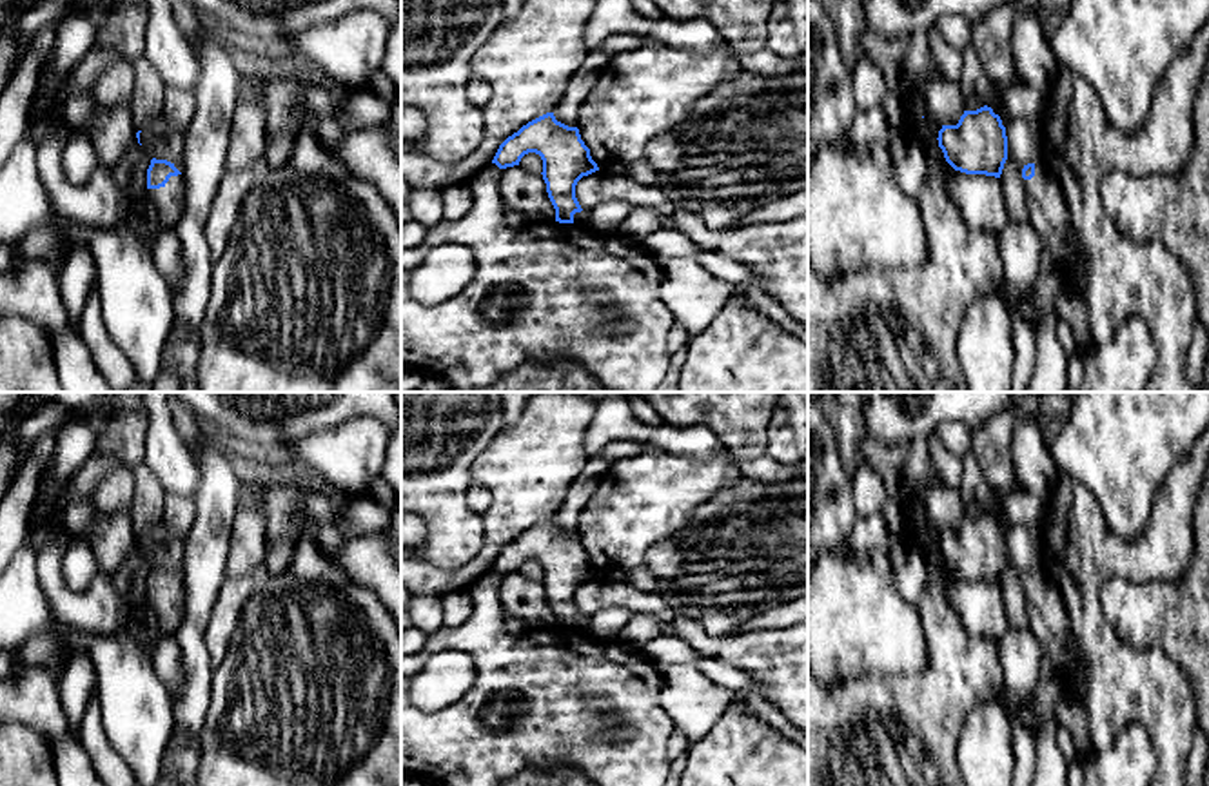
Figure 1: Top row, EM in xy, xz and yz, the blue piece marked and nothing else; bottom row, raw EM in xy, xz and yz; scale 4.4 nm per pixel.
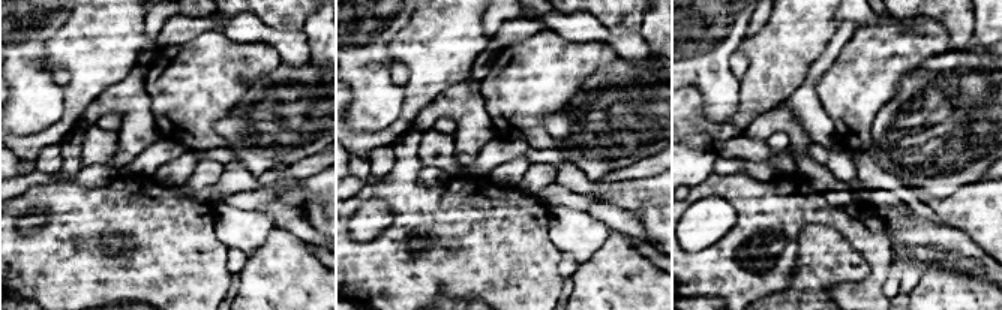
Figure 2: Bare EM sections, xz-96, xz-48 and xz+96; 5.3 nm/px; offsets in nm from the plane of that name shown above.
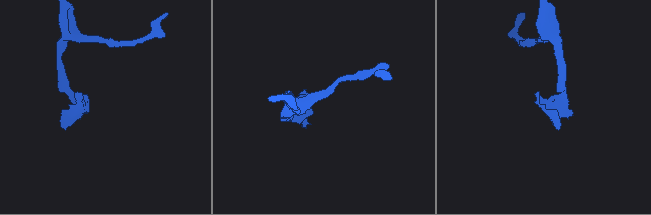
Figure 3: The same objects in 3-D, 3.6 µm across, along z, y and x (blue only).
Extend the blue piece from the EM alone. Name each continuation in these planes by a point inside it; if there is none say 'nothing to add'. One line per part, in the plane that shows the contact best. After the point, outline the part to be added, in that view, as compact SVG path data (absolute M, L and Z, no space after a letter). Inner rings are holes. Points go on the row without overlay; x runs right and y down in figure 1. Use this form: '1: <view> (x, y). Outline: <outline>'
1: xy (167, 607). Outline: M174 572L180 581L171 583L169 588L160 595L147 595L145 603L152 608L158 619L162 635L174 635L183 619L183 579L180 572Z

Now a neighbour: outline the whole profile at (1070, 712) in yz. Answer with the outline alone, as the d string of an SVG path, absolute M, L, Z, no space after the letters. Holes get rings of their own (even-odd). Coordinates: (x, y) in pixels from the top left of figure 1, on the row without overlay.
M1067 690L1057 702L1057 721L1060 726L1069 730L1076 753L1084 762L1086 757L1093 752L1089 726L1082 704Z

